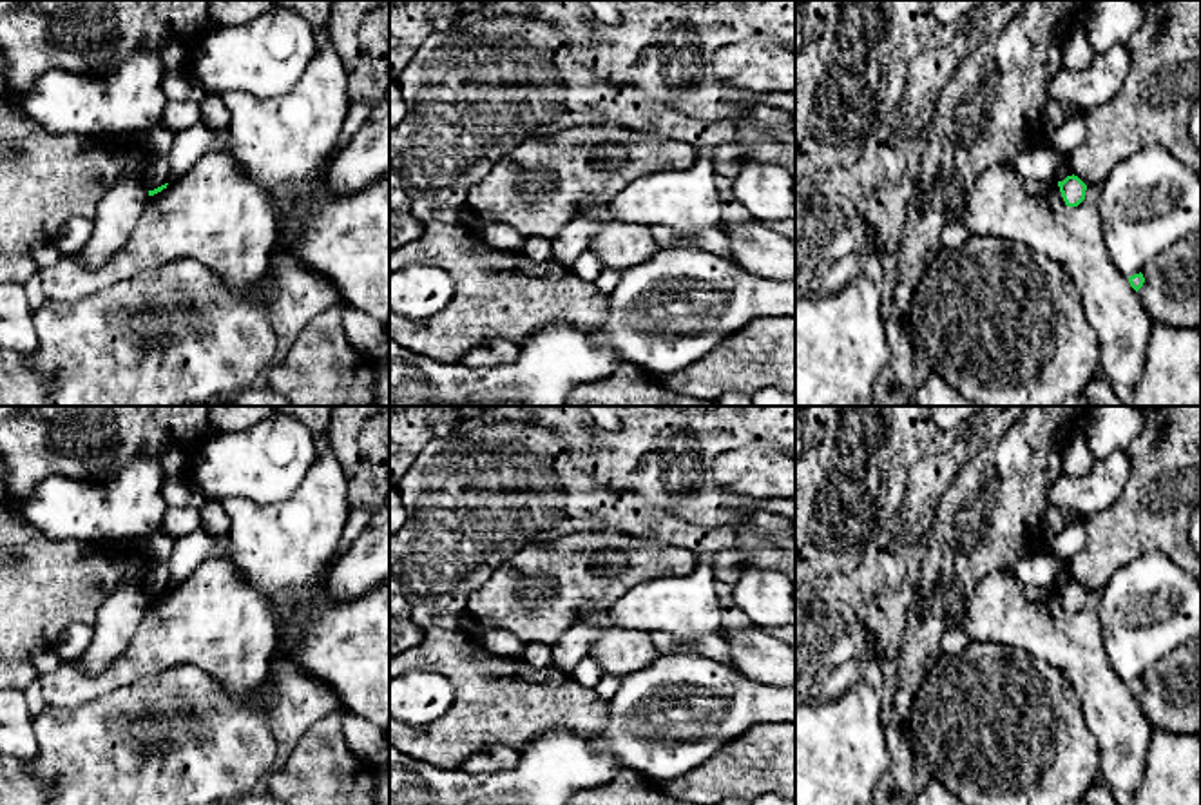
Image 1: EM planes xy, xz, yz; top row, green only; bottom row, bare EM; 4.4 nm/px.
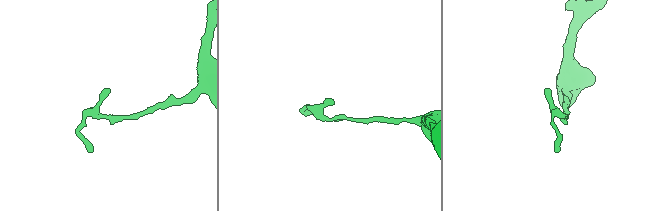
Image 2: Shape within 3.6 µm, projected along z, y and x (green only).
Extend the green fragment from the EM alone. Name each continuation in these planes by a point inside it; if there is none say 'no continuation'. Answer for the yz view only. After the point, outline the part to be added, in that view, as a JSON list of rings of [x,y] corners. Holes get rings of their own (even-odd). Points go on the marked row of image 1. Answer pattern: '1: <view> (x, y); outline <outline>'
no continuation

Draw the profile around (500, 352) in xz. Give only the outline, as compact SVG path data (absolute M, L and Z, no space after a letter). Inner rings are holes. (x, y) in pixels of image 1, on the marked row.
M495 341L493 344L485 344L467 352L460 364L464 366L496 366L509 364L518 359L520 346L509 341Z

